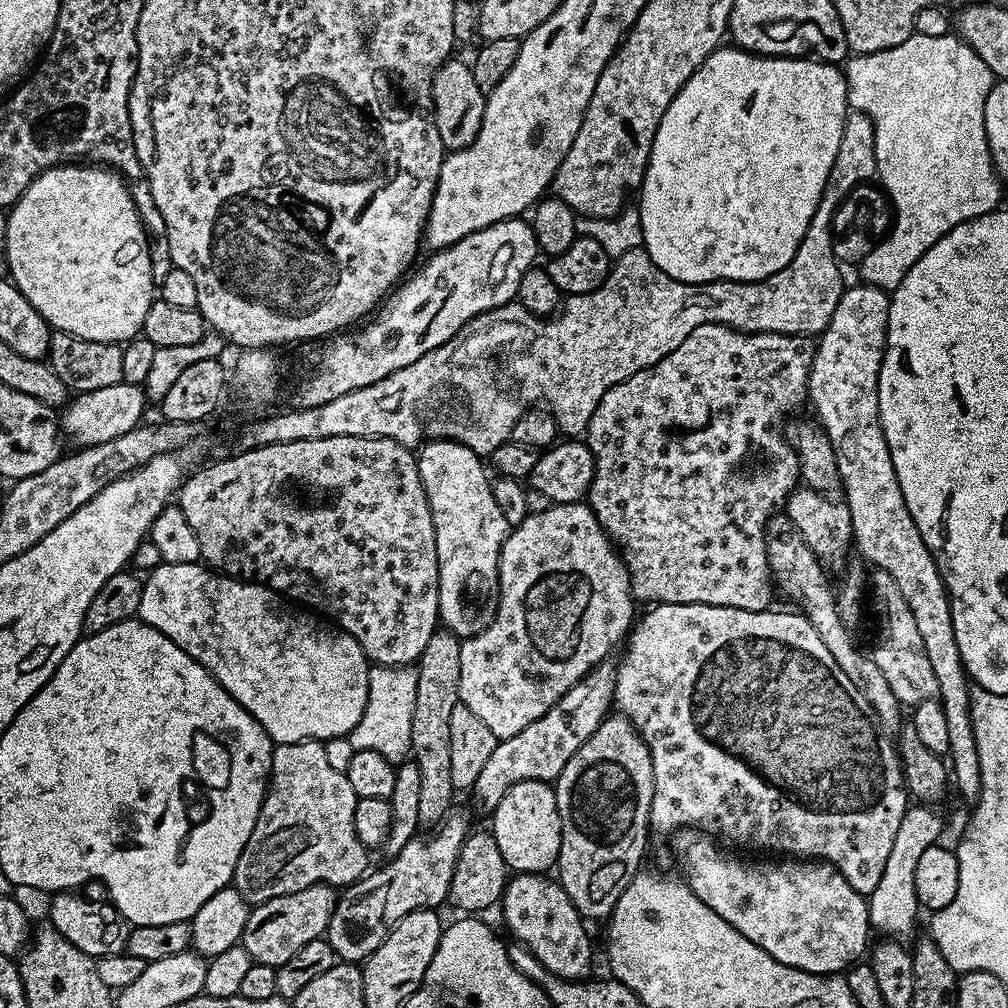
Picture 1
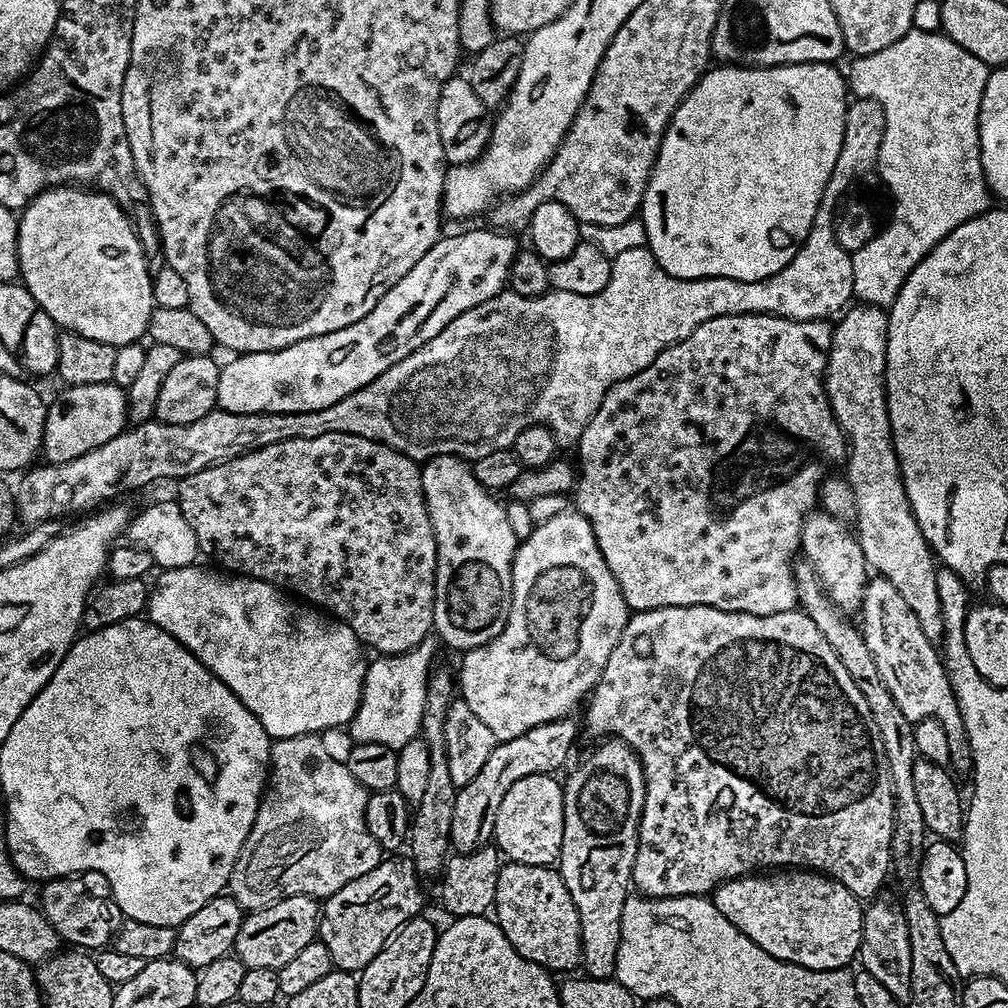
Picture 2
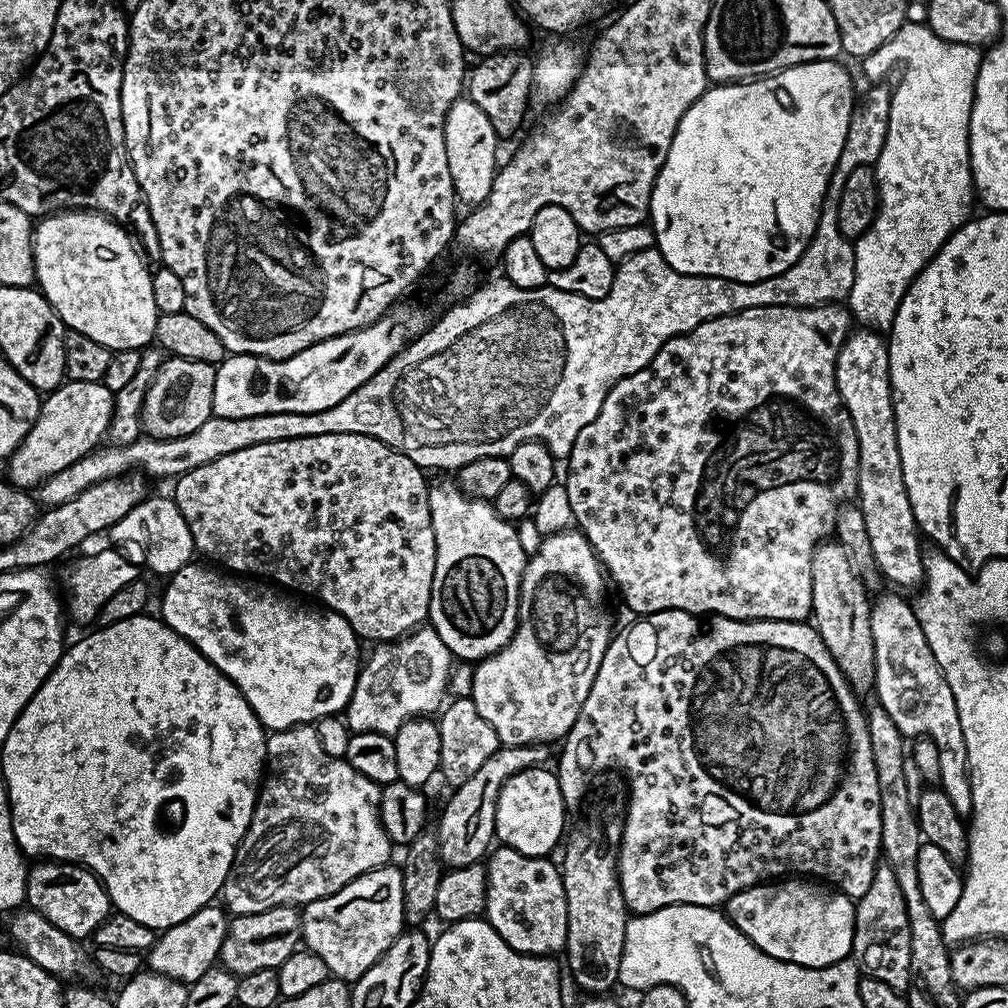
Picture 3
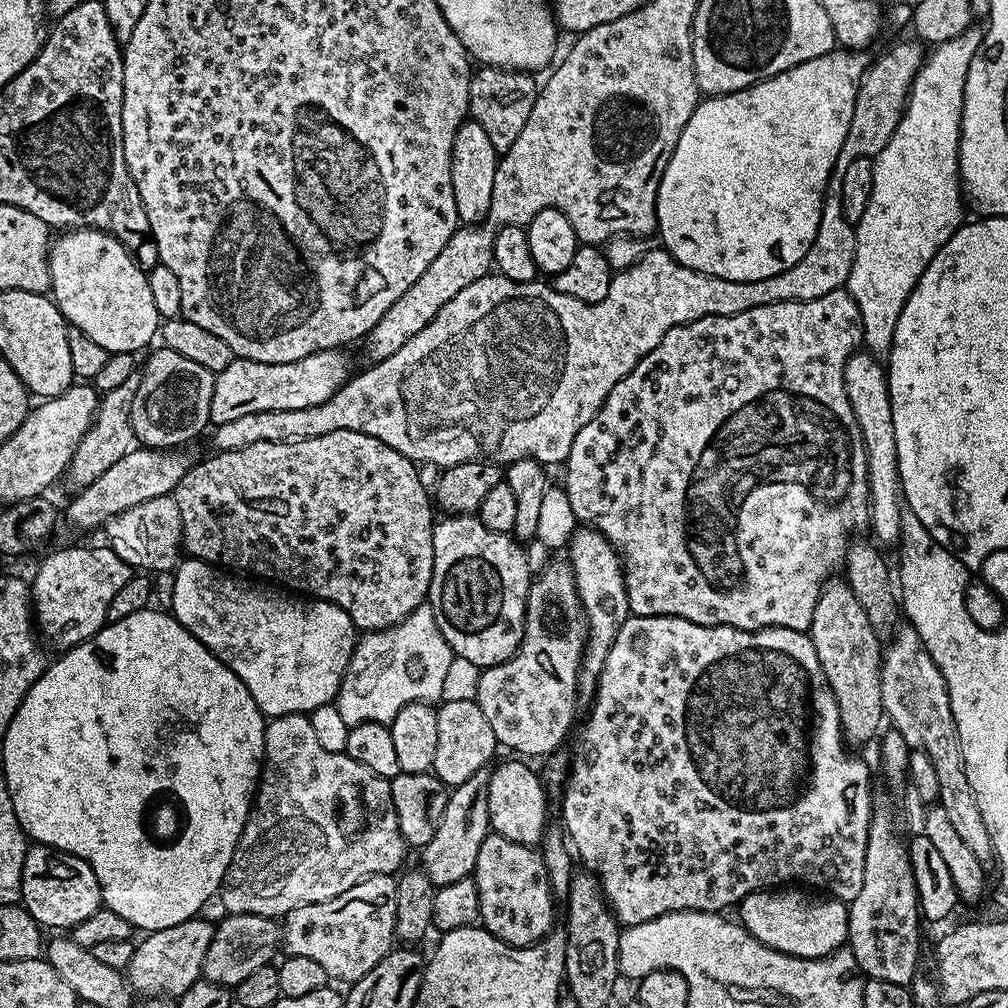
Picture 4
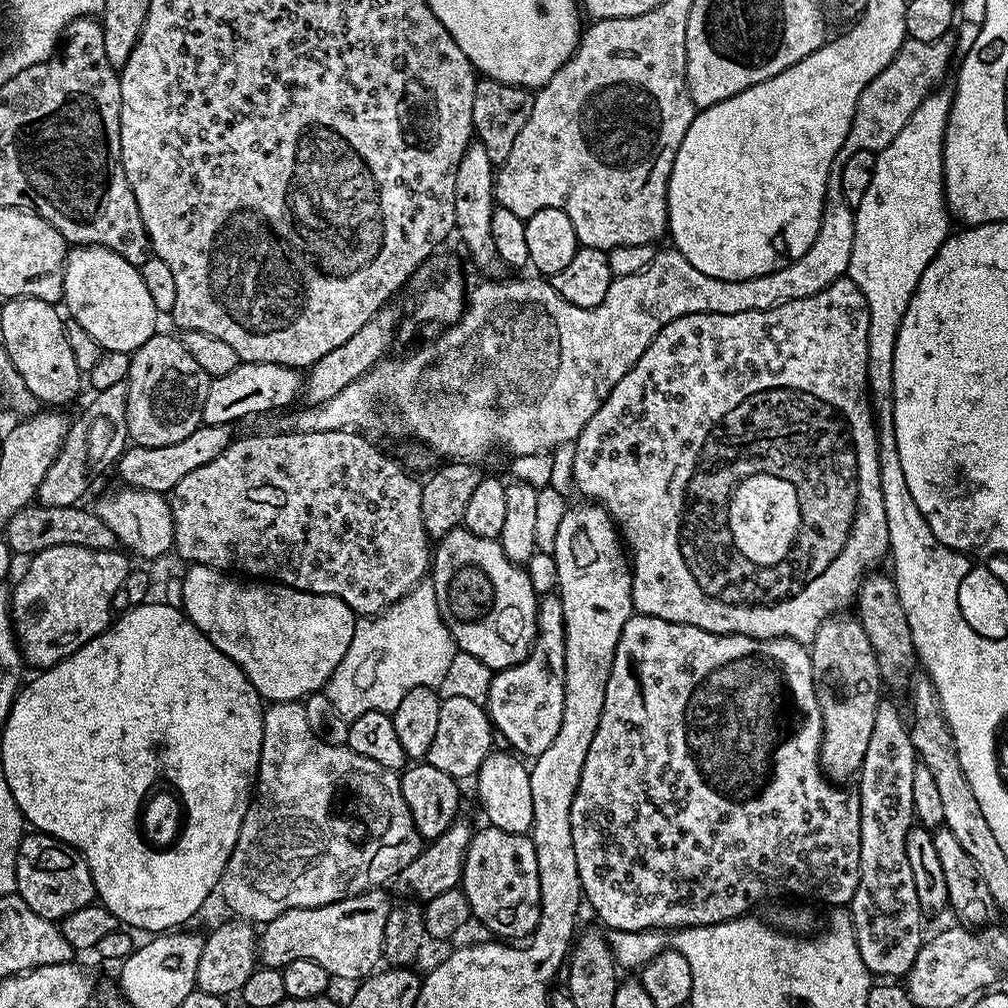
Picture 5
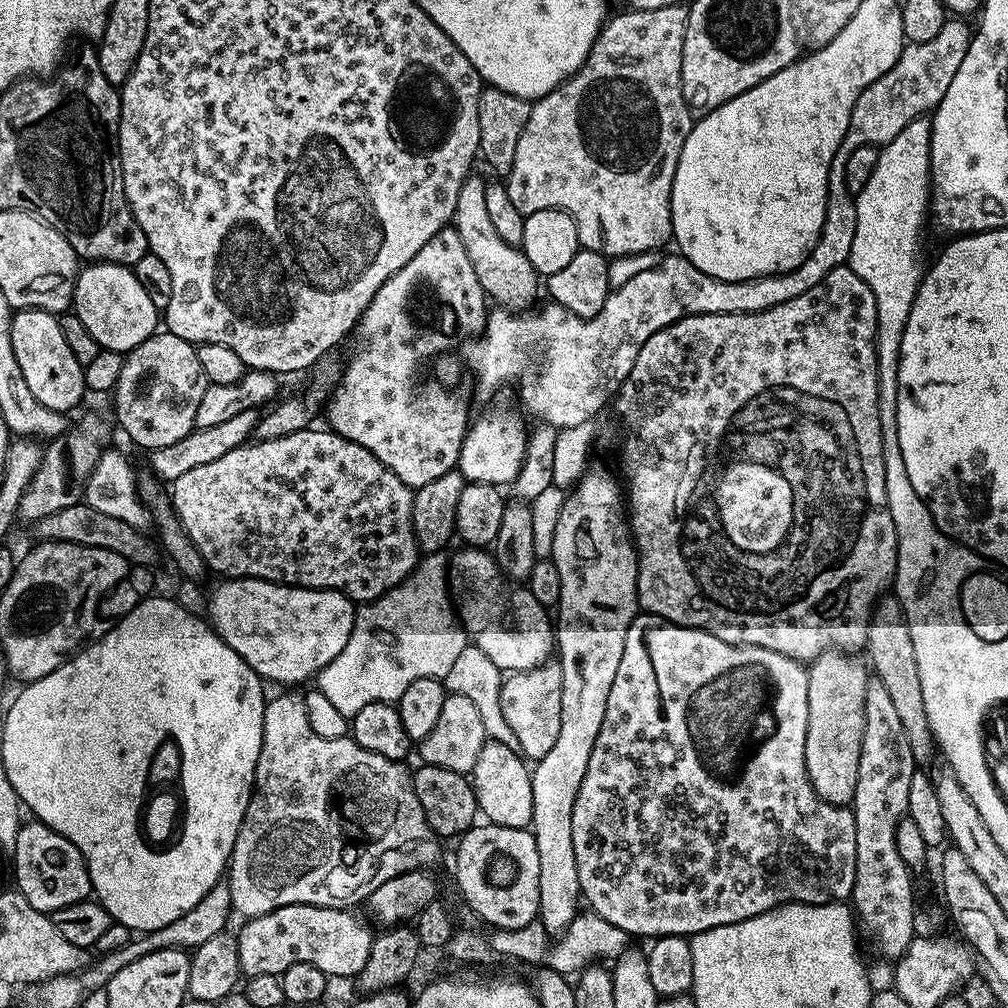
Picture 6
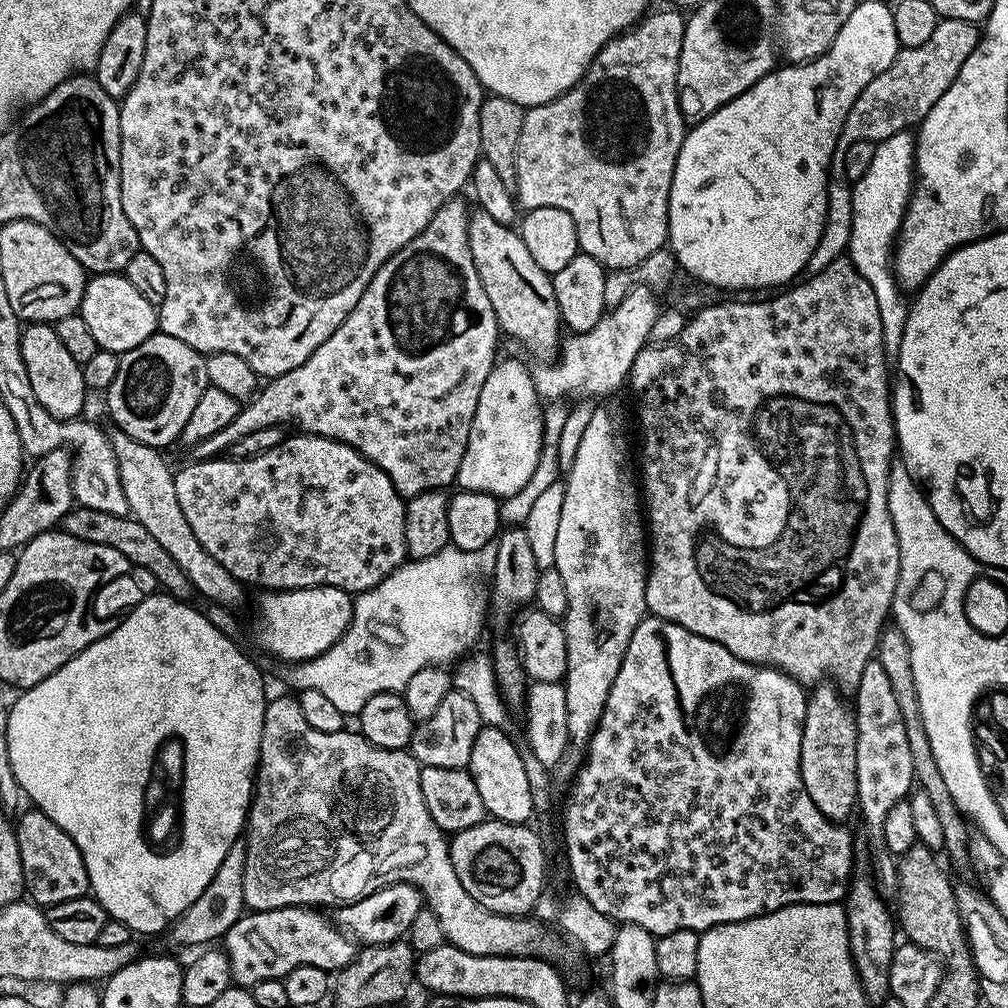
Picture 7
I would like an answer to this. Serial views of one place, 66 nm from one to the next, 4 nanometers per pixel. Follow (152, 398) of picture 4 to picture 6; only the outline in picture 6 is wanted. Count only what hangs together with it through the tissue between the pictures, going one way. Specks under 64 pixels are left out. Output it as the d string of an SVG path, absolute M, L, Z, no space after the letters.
M157 331L124 357L122 374L118 374L118 382L114 389L116 420L120 423L121 430L140 448L151 450L162 446L174 446L178 438L186 438L186 434L190 434L196 427L198 402L202 402L202 394L208 386L202 362L198 362L196 348L170 331Z

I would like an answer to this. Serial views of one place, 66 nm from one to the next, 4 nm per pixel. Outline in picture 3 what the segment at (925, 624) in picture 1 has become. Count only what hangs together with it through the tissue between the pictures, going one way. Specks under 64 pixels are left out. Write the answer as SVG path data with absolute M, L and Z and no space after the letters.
M853 330L838 354L836 389L858 434L858 486L856 495L866 518L870 550L874 550L881 577L892 584L915 589L924 579L925 553L920 552L921 535L902 478L902 454L898 454L898 426L894 418L888 345L875 330Z

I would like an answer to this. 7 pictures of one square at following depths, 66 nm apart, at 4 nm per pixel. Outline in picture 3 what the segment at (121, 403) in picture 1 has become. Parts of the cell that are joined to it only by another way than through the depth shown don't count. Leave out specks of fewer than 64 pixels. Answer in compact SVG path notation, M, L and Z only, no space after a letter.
M66 380L49 393L41 401L34 426L7 459L6 476L9 483L25 490L35 489L59 470L64 470L87 456L107 435L114 411L114 398L115 393L103 381L94 383Z

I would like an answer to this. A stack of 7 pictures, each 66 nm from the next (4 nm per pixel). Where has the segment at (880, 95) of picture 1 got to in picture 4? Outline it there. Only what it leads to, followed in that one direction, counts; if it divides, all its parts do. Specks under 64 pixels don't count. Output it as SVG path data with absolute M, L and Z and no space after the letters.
M969 30L950 42L937 44L925 55L908 92L908 104L902 118L890 142L886 142L884 149L874 158L874 186L862 218L854 225L856 249L846 287L854 302L858 302L862 314L863 347L877 358L892 349L902 306L906 306L918 278L922 278L934 254L946 246L965 219L966 201L960 183L960 119L964 109L966 70L970 70L970 62L984 41L984 32L976 31Z

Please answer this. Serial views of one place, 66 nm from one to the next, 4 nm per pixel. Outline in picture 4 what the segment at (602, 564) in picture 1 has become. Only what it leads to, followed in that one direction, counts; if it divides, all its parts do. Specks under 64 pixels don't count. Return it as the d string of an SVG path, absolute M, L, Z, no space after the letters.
M550 562L535 573L528 591L520 649L506 662L483 669L474 693L476 704L486 714L486 722L490 722L490 730L494 730L497 745L524 758L551 757L567 738L576 716L586 621L572 565L563 563Z

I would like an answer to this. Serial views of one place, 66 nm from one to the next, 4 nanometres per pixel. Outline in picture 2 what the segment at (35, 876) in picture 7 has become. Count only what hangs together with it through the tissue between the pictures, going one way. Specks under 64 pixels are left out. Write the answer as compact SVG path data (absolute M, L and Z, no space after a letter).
M60 876L57 880L49 880L40 892L38 907L44 917L54 926L65 945L75 946L80 950L100 950L111 945L112 937L118 927L118 909L111 899L103 900L100 896L88 892L83 879L76 876Z

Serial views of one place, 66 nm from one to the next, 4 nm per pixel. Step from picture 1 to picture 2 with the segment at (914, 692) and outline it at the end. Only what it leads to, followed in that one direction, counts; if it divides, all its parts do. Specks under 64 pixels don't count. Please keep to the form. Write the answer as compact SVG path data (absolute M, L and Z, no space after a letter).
M873 575L864 587L864 603L860 606L858 620L862 625L866 646L870 654L874 654L874 666L878 666L878 674L882 674L882 682L898 704L898 710L902 710L902 714L913 722L936 720L946 732L946 743L950 748L948 764L957 773L971 773L970 742L956 695L948 681L948 672L937 645L926 638L914 610L910 610L910 605L890 581Z

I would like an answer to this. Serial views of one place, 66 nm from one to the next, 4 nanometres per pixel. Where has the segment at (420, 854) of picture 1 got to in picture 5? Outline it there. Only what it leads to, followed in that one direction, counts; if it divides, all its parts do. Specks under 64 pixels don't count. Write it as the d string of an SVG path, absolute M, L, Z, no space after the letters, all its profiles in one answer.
M383 887L371 888L368 892L360 892L356 896L348 896L326 906L317 908L295 908L278 914L278 918L269 920L258 932L258 960L265 968L284 969L290 962L298 962L298 958L306 958L310 962L318 962L329 977L340 980L359 982L372 975L381 967L384 954L384 935L386 934L386 918L394 907L388 901Z

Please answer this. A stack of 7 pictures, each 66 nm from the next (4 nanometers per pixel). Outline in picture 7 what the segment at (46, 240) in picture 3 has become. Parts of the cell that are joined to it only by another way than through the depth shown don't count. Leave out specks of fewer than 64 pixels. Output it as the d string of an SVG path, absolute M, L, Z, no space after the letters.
M106 272L96 274L85 283L79 316L86 318L86 326L94 334L94 342L105 352L123 354L134 350L146 338L150 338L158 328L157 305L146 302L134 286L122 274Z

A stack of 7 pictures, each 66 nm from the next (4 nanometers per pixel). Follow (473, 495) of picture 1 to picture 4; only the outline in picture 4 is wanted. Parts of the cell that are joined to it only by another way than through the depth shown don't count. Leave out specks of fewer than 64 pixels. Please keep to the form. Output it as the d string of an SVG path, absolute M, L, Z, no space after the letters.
M448 514L435 521L434 570L428 587L427 603L442 630L442 638L452 647L453 657L473 664L476 670L493 668L506 662L520 649L524 637L524 619L528 591L534 573L527 566L525 549L509 533L490 530L476 514Z

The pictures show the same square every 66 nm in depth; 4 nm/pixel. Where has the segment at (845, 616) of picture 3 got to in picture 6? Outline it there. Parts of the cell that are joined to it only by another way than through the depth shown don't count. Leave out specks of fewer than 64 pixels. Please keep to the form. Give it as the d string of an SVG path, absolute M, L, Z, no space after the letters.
M829 650L807 665L806 770L817 794L826 802L841 806L851 805L854 790L858 786L858 762L862 758L862 734L866 730L866 686L870 679L870 668L860 658L843 650Z

